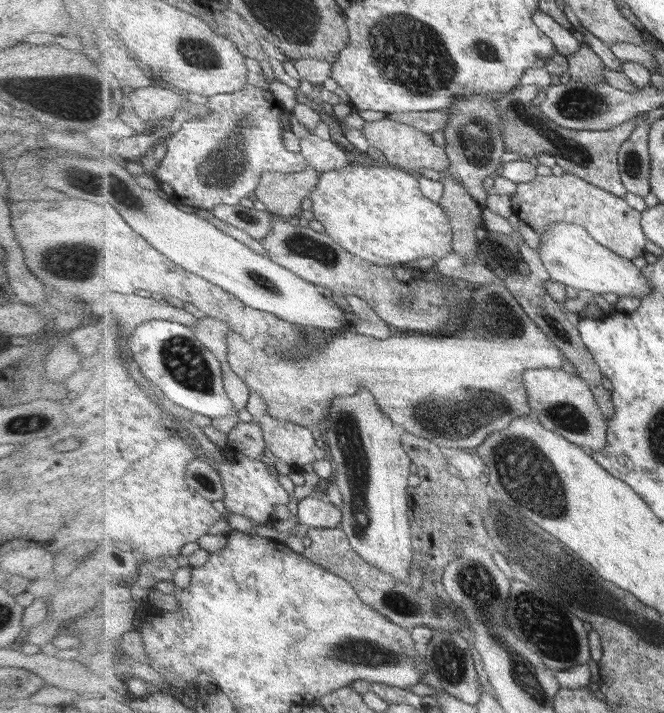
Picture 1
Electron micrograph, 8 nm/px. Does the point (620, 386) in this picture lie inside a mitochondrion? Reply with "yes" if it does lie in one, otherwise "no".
no

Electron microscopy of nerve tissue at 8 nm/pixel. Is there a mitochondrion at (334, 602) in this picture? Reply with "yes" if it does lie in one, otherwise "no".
no

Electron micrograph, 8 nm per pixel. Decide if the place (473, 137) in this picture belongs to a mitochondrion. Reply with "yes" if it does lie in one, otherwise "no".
yes

